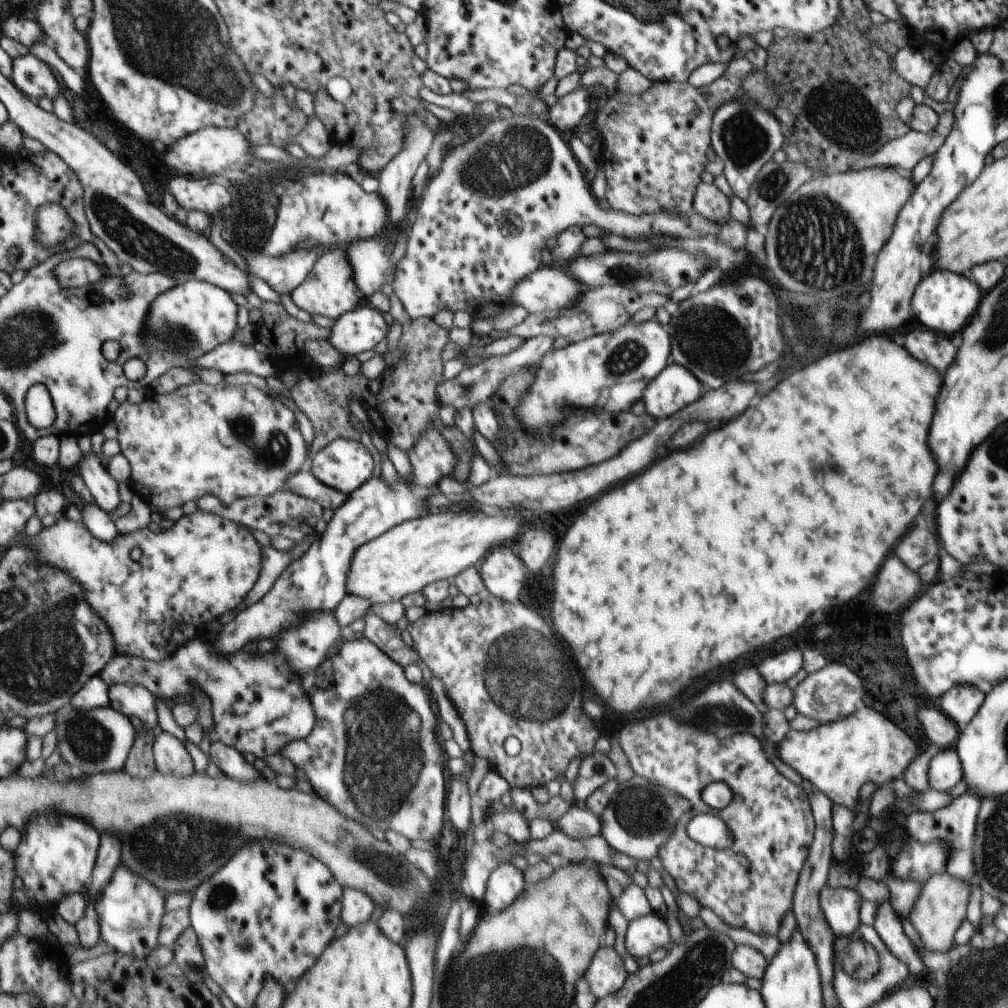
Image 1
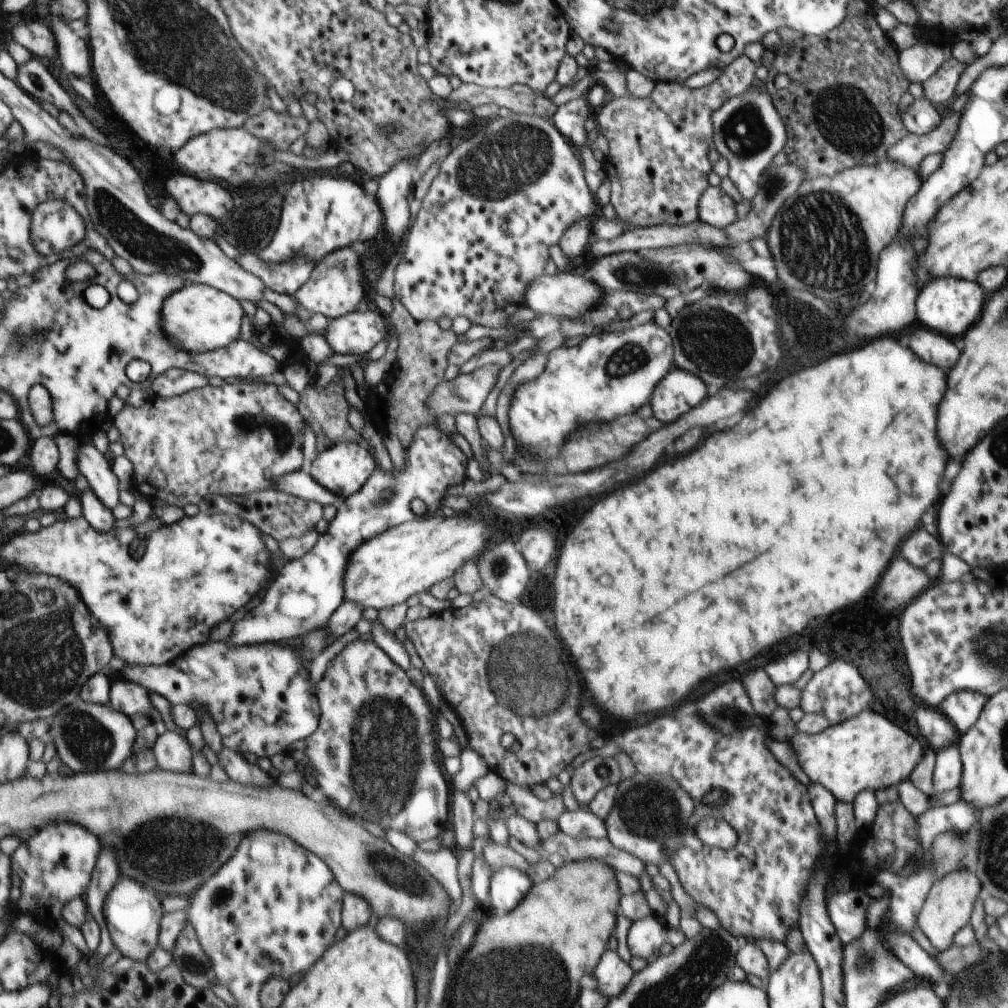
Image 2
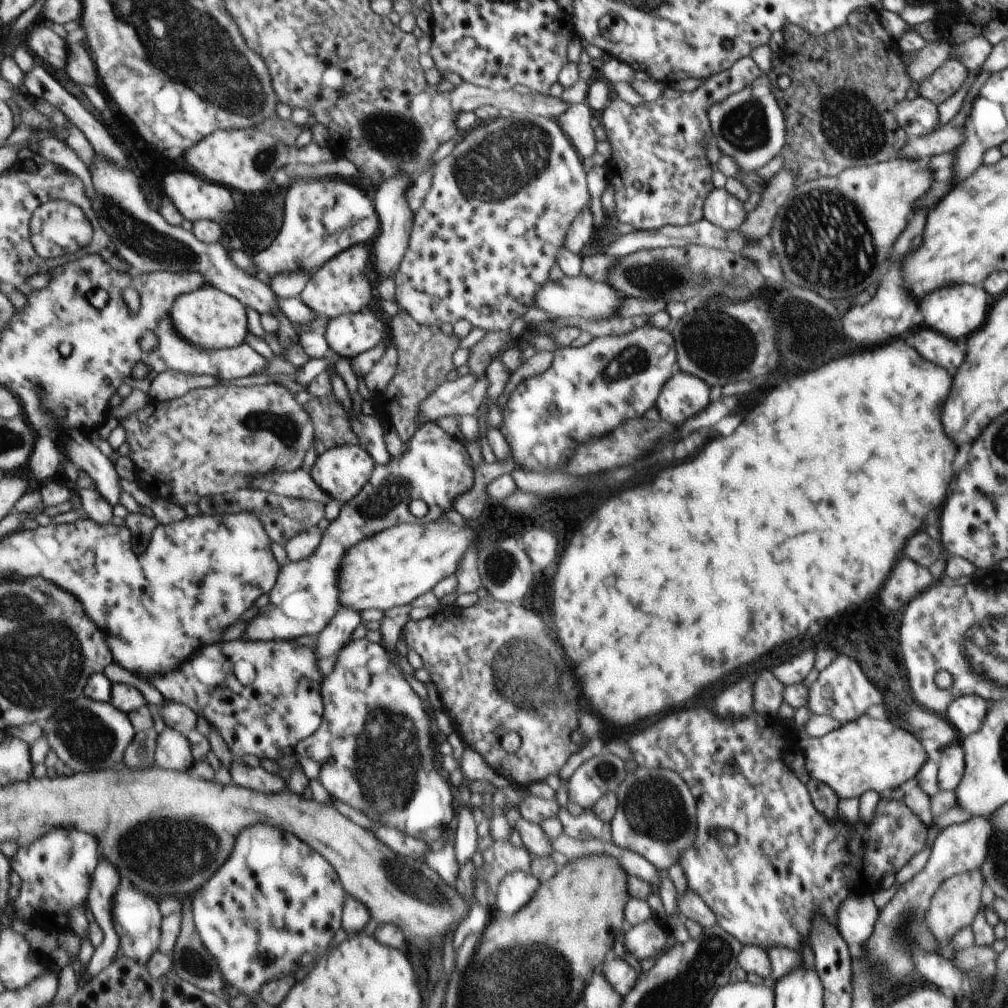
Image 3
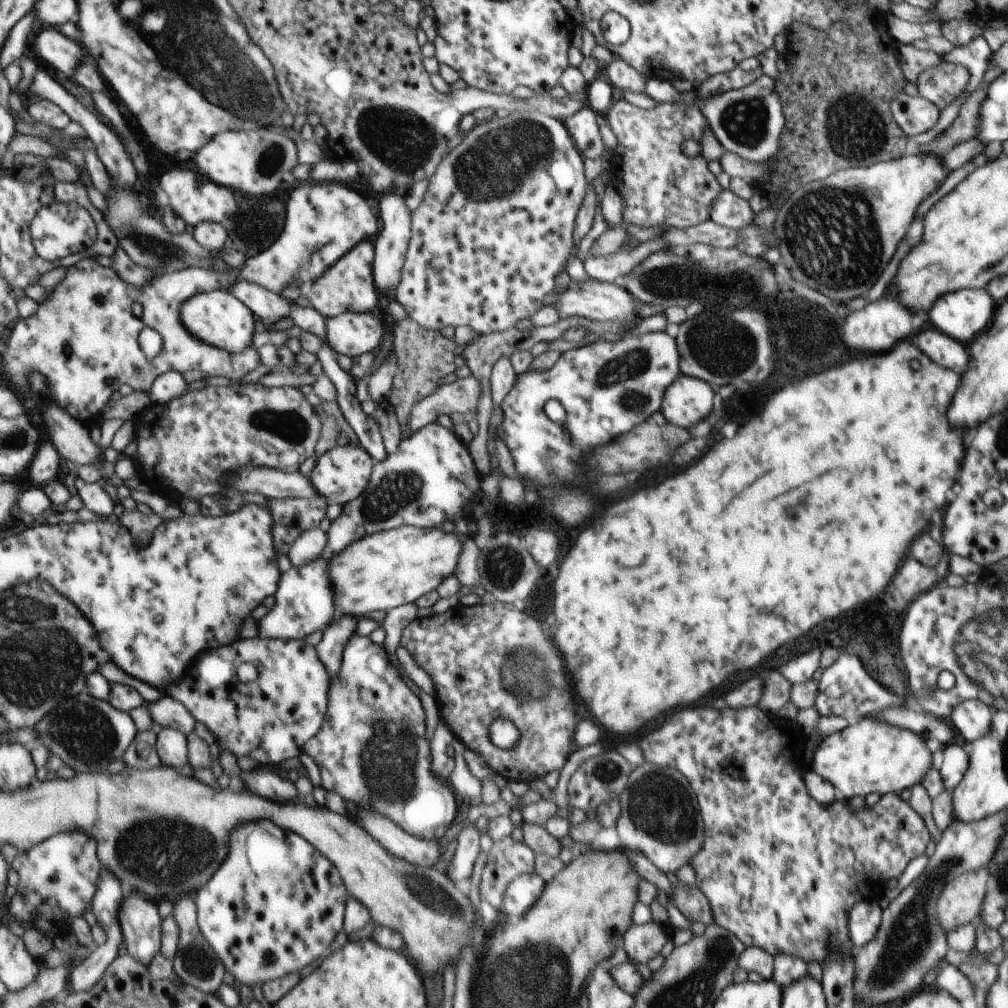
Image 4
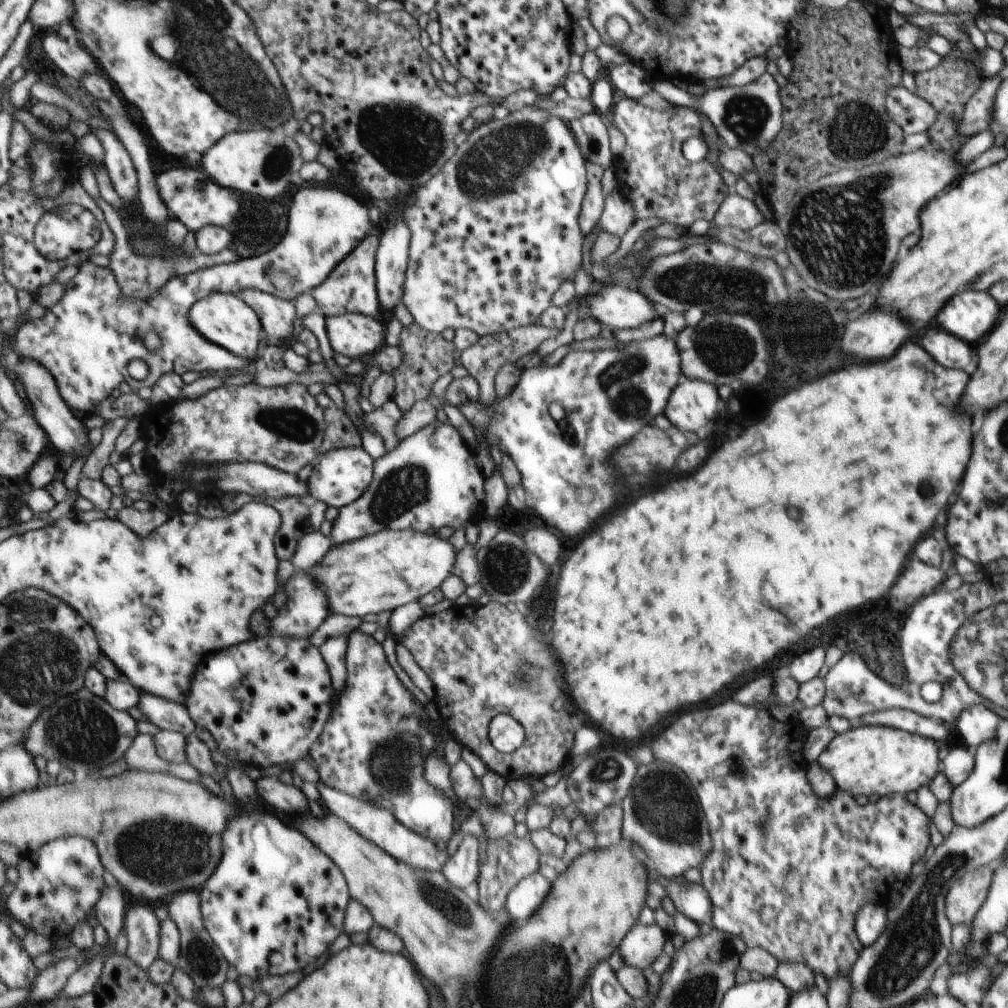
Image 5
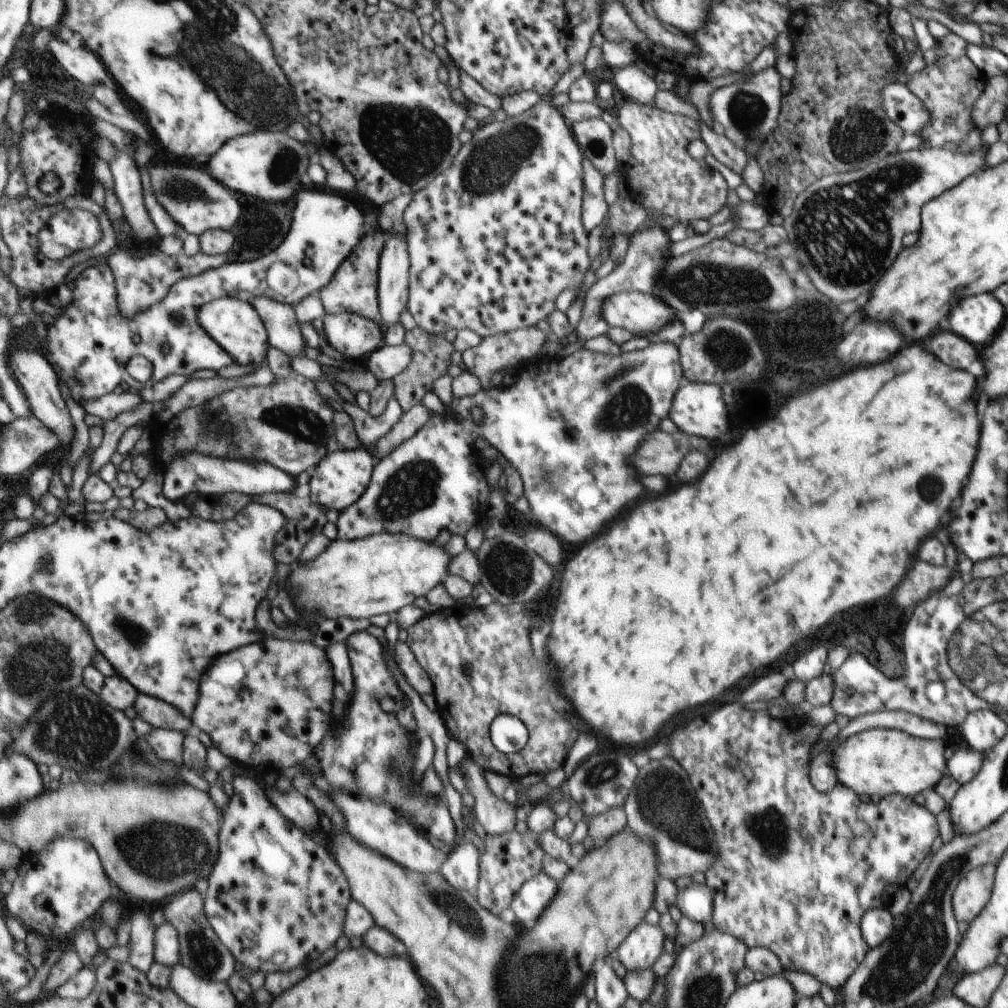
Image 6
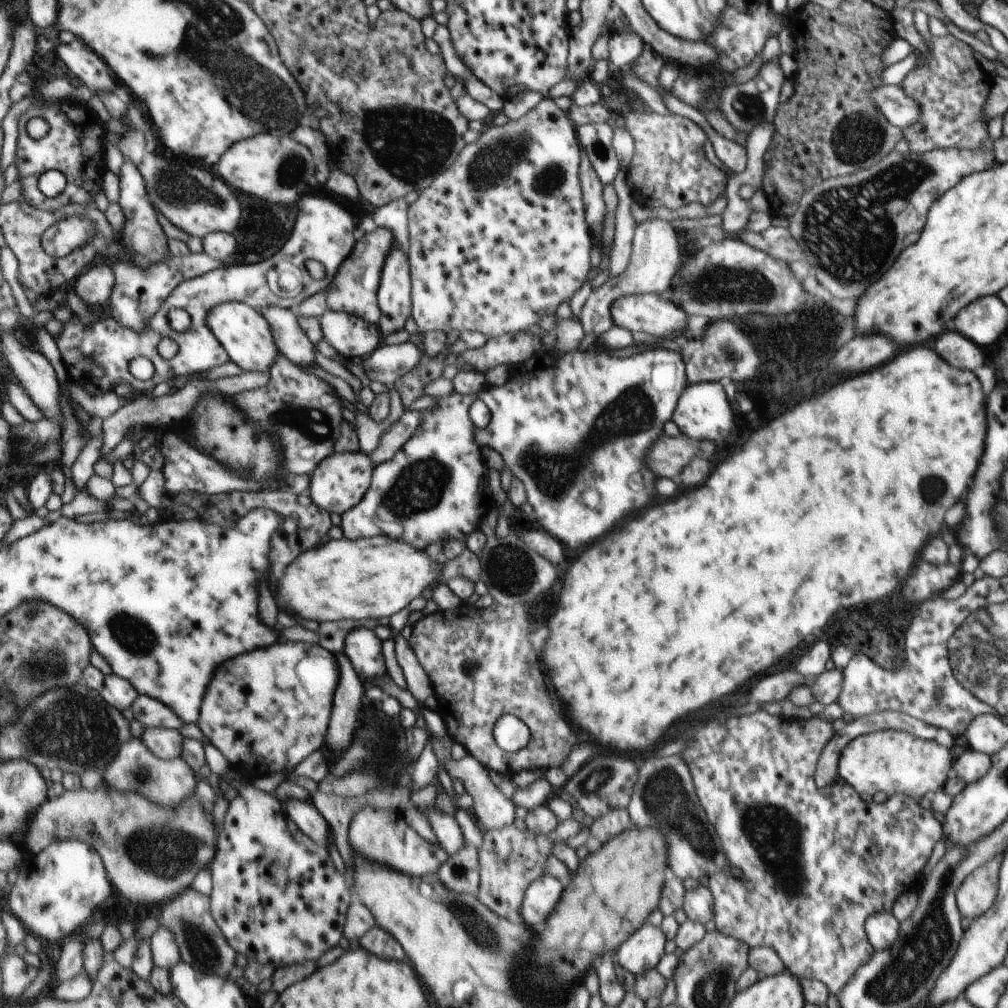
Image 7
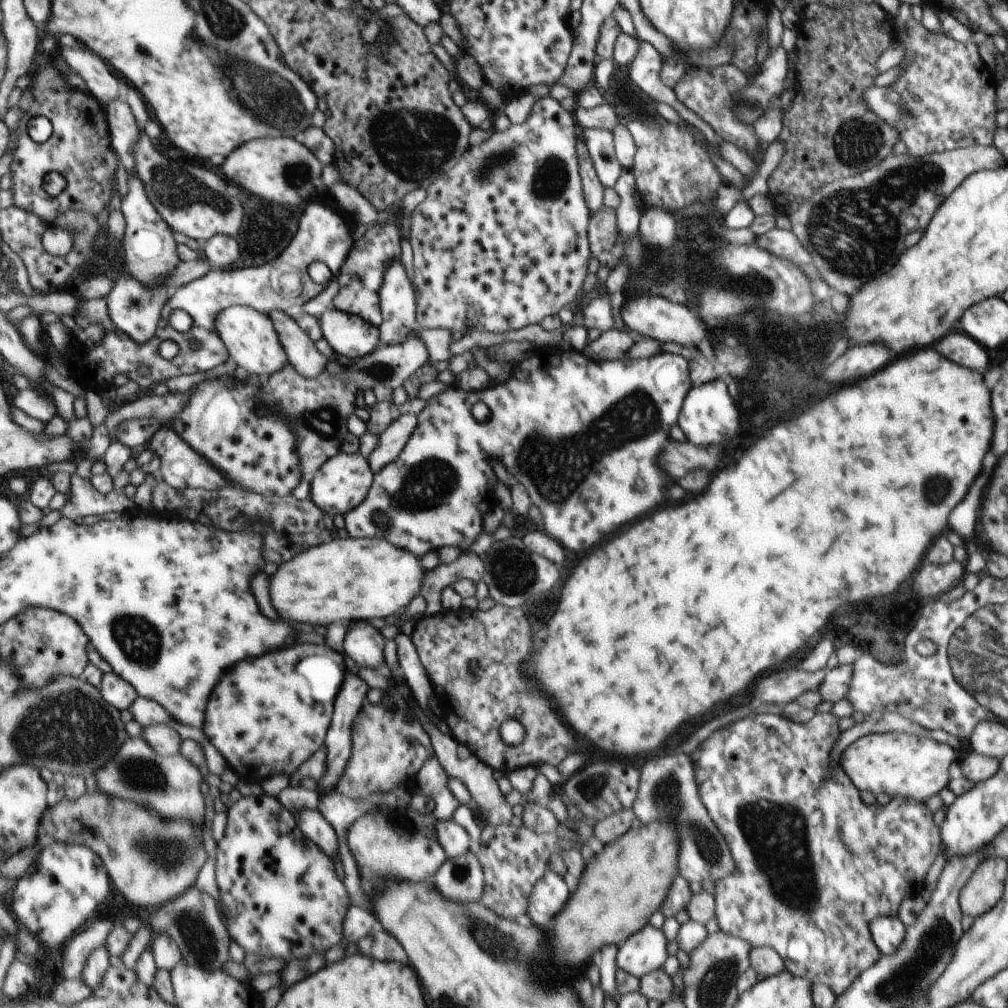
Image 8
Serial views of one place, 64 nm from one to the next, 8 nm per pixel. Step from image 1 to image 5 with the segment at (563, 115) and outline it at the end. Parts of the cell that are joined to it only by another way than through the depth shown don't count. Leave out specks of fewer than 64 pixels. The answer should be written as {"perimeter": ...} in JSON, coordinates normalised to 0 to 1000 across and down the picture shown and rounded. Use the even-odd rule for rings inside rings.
{"perimeter":[[[589,111],[566,119],[564,124],[570,136],[574,138],[574,144],[578,147],[578,153],[582,158],[599,169],[608,168],[609,153],[606,150],[600,117],[593,111]]]}

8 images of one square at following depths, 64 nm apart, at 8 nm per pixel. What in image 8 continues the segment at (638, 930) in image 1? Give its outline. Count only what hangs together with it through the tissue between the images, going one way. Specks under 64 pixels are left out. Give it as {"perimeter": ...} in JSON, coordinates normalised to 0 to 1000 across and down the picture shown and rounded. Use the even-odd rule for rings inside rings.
{"perimeter":[[[645,917],[615,938],[611,948],[612,960],[633,971],[656,960],[661,950],[661,931]]]}

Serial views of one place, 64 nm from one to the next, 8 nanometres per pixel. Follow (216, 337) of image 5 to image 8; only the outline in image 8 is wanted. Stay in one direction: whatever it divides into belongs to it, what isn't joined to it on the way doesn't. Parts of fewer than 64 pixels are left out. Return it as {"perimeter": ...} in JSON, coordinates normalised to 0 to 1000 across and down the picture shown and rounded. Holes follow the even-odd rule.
{"perimeter":[[[234,303],[224,307],[215,317],[215,324],[224,338],[229,351],[235,359],[238,366],[246,369],[248,372],[256,372],[261,376],[281,368],[289,359],[286,348],[280,339],[277,327],[269,313],[258,310],[255,304]]]}

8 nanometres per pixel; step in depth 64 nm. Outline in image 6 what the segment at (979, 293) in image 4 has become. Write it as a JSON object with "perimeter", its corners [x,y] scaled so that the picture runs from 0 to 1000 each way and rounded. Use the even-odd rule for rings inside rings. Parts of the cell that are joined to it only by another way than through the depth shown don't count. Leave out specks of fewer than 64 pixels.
{"perimeter":[[[984,292],[958,296],[944,308],[940,315],[941,327],[964,341],[980,341],[996,319],[996,304]]]}

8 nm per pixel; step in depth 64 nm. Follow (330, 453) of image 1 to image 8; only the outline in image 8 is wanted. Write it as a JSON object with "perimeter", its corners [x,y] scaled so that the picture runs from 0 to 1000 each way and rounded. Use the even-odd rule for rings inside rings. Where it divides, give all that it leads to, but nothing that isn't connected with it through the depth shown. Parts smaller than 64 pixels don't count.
{"perimeter":[[[357,448],[351,450],[337,449],[328,454],[308,477],[308,494],[325,510],[343,513],[345,509],[353,506],[363,496],[364,490],[368,486],[370,480],[367,463],[365,454]]]}

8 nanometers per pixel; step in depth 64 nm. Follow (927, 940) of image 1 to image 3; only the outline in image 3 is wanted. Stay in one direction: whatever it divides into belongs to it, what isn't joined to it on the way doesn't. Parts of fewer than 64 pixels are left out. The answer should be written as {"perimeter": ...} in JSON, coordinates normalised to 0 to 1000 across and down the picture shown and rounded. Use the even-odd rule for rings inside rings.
{"perimeter":[[[968,862],[964,865],[940,870],[928,885],[920,905],[920,917],[934,938],[942,937],[944,929],[950,925],[950,922],[963,919],[967,909],[975,901],[972,889],[974,889],[974,881],[976,881],[977,875],[978,872],[975,870],[975,864]]]}

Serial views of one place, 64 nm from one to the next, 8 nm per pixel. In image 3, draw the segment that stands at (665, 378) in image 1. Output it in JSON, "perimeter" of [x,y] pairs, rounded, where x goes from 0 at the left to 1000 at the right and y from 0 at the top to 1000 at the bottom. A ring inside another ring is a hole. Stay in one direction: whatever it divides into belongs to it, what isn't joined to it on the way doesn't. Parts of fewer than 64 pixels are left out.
{"perimeter":[[[673,368],[658,383],[650,401],[656,416],[675,423],[704,402],[703,381],[690,372]]]}

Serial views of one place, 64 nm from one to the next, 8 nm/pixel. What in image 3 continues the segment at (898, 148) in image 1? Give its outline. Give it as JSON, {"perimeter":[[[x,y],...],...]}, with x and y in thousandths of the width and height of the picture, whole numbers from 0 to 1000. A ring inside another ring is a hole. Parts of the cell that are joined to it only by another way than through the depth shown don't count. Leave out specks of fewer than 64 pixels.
{"perimeter":[[[958,101],[948,115],[935,127],[916,136],[908,136],[897,144],[894,156],[921,162],[928,153],[947,149],[957,140],[957,121],[965,103]]]}

